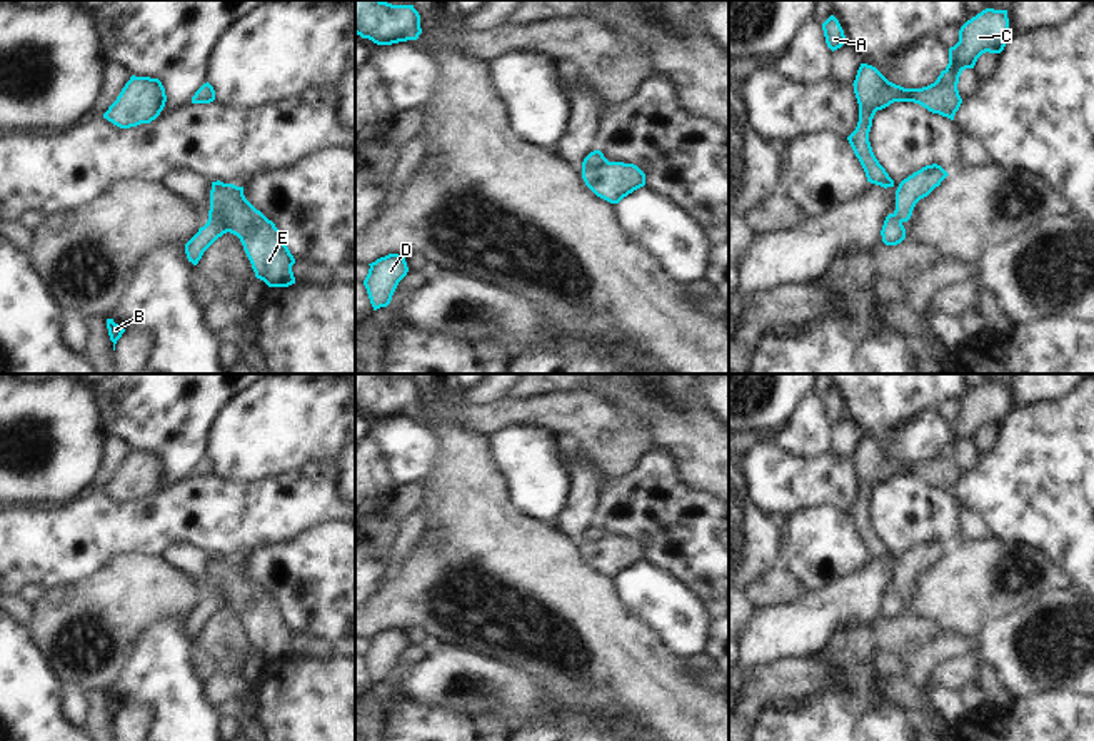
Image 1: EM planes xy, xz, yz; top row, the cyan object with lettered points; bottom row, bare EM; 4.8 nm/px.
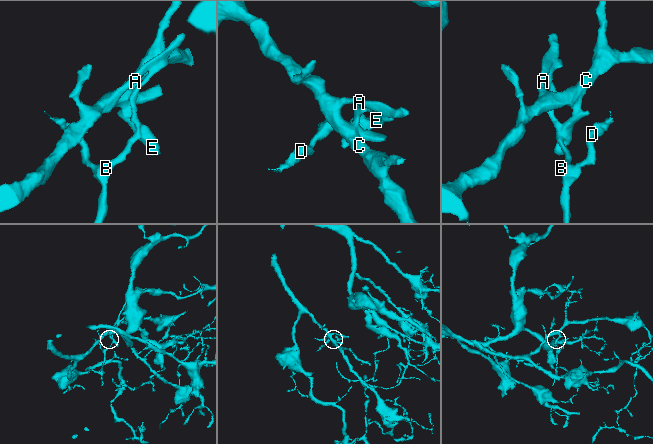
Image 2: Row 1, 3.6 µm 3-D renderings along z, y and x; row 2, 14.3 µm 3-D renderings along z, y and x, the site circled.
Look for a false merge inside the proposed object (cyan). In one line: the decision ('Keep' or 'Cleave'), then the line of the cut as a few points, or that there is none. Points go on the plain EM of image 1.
Cleave. Split along xy (209, 589), (219, 591), (227, 604).

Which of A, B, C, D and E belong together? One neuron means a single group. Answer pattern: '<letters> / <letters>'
A C E / B D

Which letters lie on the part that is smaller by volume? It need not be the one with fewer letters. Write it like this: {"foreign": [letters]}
{"foreign": ["B", "D"]}

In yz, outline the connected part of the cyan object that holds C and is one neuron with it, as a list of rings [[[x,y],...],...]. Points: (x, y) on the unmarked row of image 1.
[[[982,384],[961,401],[959,416],[949,422],[949,437],[934,457],[957,461],[966,442],[974,442],[977,432],[986,426],[1001,427],[1007,416],[1007,384]]]

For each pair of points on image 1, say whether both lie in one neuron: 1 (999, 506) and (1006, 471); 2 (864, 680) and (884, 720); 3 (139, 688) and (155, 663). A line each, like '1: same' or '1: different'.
1: same
2: same
3: same

